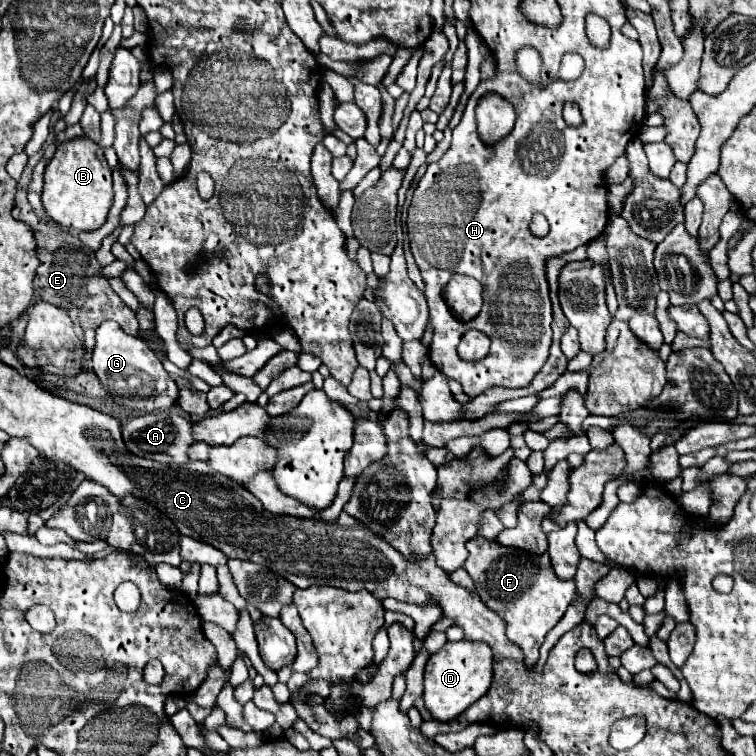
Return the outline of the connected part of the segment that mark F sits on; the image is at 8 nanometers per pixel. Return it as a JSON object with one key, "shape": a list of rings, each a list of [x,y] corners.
{"shape":[[[474,538],[466,548],[468,560],[464,568],[476,582],[478,596],[488,608],[506,620],[506,636],[524,650],[526,664],[534,666],[538,662],[538,648],[544,644],[546,634],[560,622],[568,604],[574,600],[576,582],[560,580],[554,574],[548,552],[530,554],[486,538]]]}

